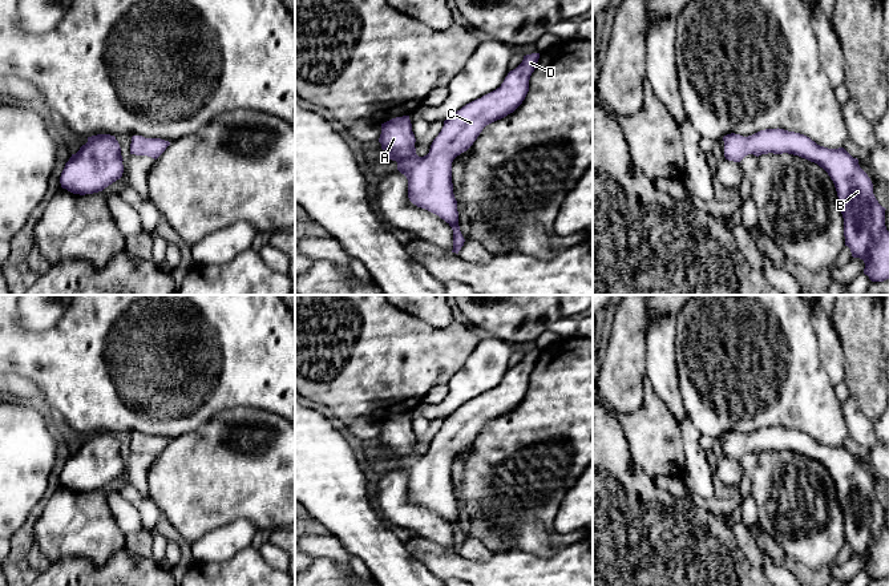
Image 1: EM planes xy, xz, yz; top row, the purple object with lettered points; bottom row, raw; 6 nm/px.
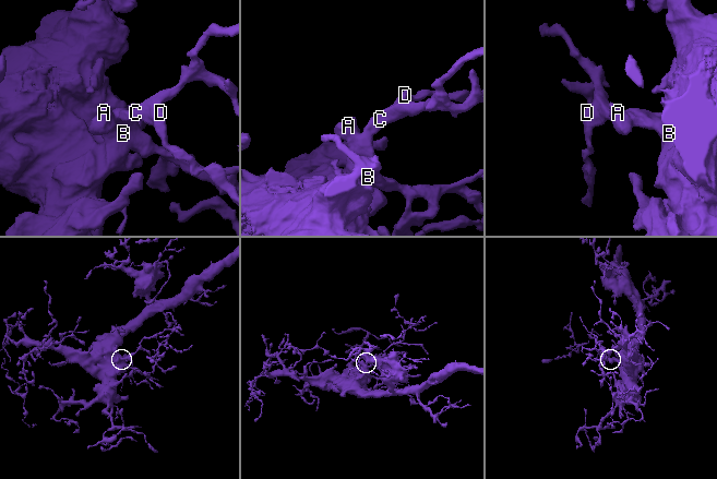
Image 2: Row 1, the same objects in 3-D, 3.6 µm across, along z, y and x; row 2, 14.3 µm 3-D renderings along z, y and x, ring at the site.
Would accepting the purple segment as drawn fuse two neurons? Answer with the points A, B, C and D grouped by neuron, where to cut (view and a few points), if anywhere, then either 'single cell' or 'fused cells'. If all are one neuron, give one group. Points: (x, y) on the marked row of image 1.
groups A B C D; cut none; single cell

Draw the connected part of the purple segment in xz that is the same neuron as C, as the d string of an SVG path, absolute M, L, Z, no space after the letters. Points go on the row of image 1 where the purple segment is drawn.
M540 53L524 56L522 62L508 73L500 88L466 104L446 118L424 157L416 154L409 116L381 124L379 142L388 158L397 162L397 170L407 177L409 201L439 215L452 227L452 252L458 254L465 242L458 226L452 162L473 145L486 125L506 117L522 104L538 58Z

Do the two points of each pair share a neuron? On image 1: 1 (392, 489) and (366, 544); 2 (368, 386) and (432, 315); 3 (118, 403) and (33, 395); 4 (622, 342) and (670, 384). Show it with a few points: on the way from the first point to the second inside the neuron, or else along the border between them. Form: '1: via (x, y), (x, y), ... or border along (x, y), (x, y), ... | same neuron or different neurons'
1: border along (379, 513), (383, 516) | different neurons
2: border along (399, 308), (435, 327), (447, 327), (453, 322) | different neurons
3: border along (20, 375), (31, 379), (43, 393), (43, 405) | different neurons
4: border along (645, 335), (646, 375) | different neurons

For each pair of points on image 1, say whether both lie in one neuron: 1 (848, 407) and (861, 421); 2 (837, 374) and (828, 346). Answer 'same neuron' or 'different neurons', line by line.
1: same neuron
2: same neuron

